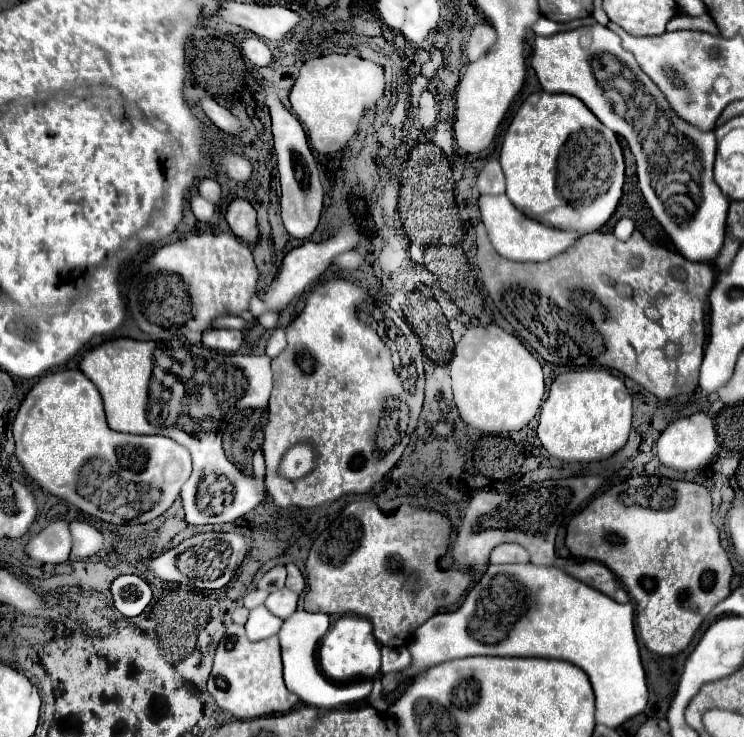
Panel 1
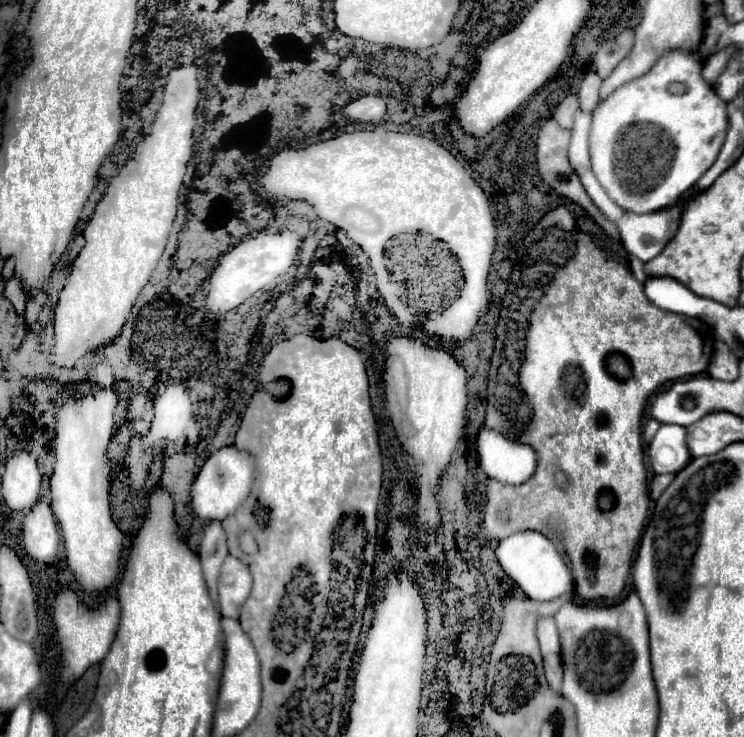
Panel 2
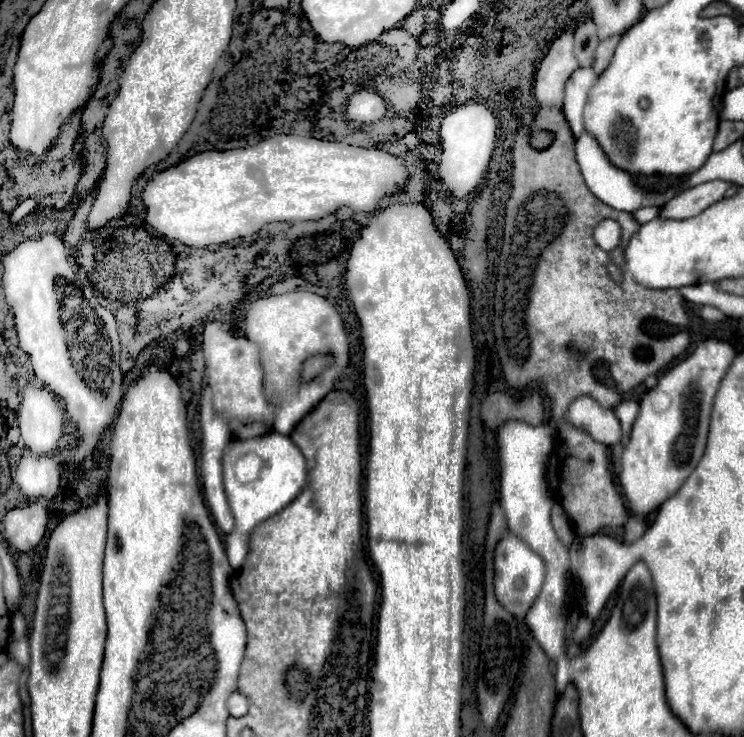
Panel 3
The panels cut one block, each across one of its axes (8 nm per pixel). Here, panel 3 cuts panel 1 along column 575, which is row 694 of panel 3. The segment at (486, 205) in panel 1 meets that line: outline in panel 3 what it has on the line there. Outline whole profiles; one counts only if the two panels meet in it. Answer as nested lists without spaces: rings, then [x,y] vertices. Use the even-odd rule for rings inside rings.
[[[234,692],[228,698],[228,712],[230,712],[230,716],[236,716],[236,718],[244,716],[248,712],[248,698],[240,692]]]

